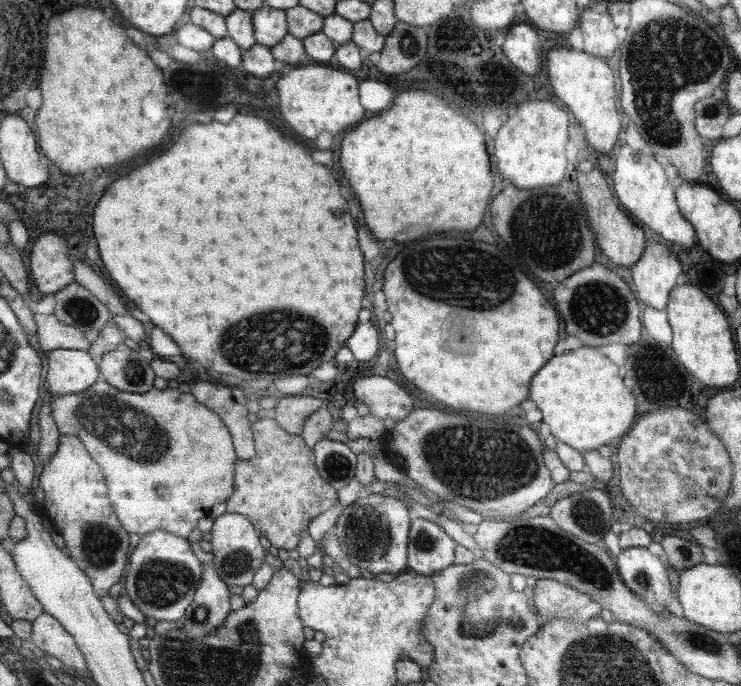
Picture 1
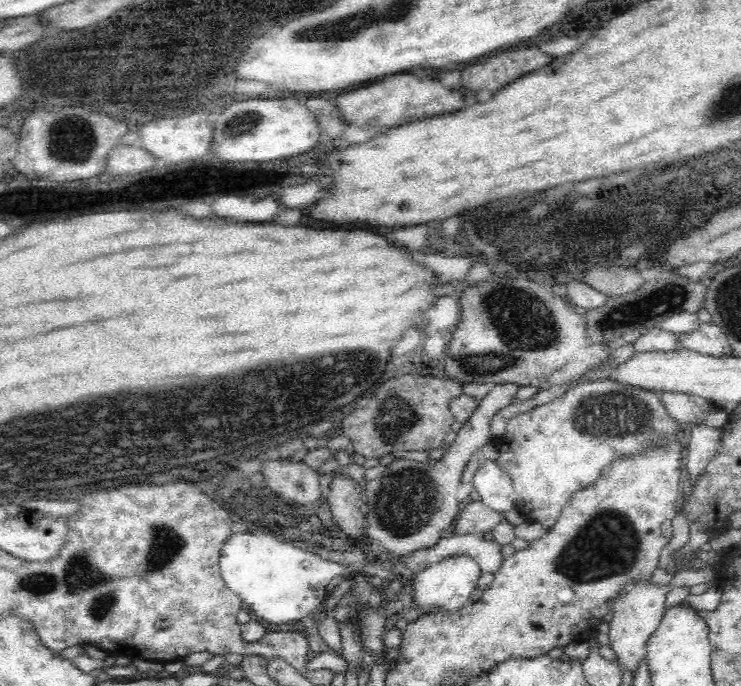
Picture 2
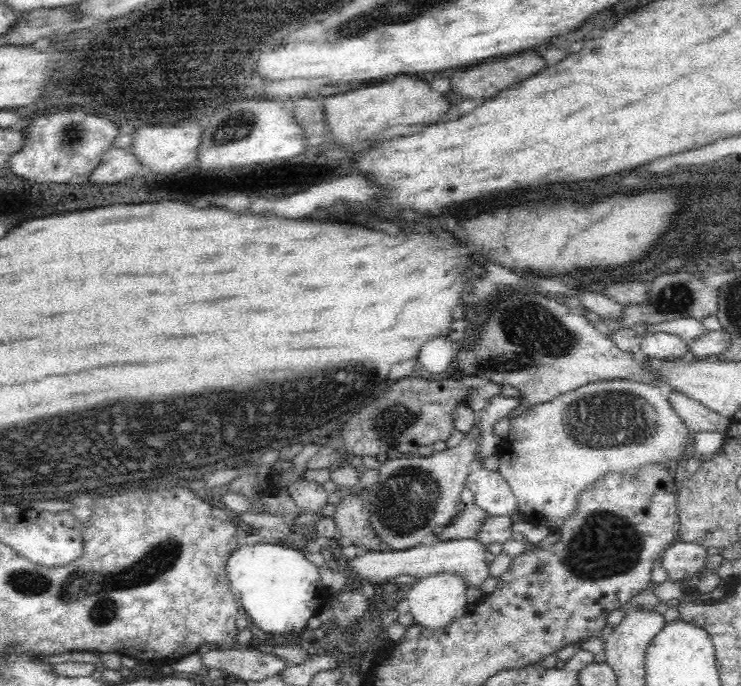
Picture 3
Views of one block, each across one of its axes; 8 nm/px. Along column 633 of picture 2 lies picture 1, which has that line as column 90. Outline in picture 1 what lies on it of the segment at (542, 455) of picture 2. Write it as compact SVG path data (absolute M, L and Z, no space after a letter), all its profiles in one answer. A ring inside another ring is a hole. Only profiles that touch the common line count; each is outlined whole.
M101 380L86 392L56 396L51 403L63 435L80 436L92 457L107 473L112 507L128 533L141 537L162 530L188 539L190 533L198 528L198 522L209 515L214 504L226 503L232 498L239 458L231 430L218 414L196 401L191 393L169 387L166 390L152 388L146 393L122 392Z

